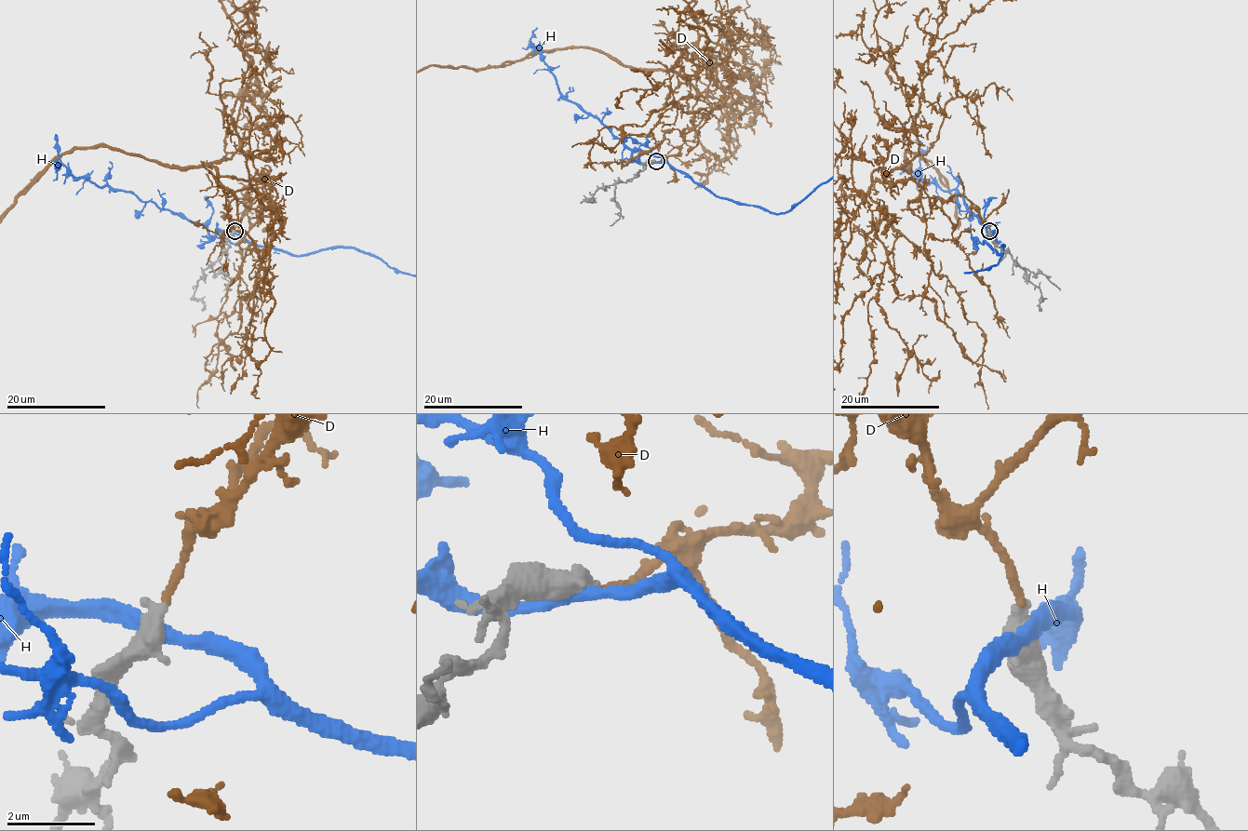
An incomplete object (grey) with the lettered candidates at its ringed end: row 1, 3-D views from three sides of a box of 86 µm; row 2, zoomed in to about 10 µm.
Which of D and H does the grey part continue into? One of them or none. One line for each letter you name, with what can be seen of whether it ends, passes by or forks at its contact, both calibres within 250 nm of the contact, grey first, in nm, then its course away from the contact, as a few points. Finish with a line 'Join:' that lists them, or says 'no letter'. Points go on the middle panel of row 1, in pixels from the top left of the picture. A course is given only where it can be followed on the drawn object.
Join: no letter

